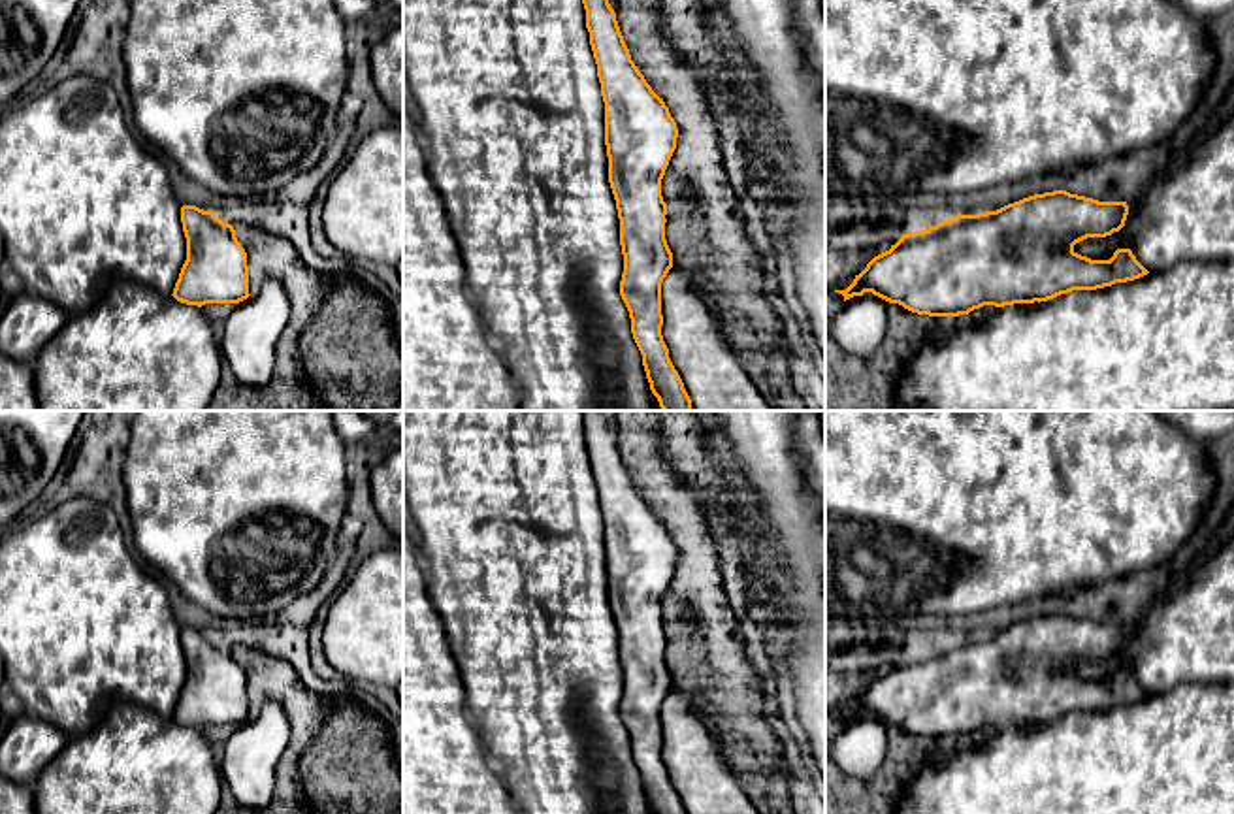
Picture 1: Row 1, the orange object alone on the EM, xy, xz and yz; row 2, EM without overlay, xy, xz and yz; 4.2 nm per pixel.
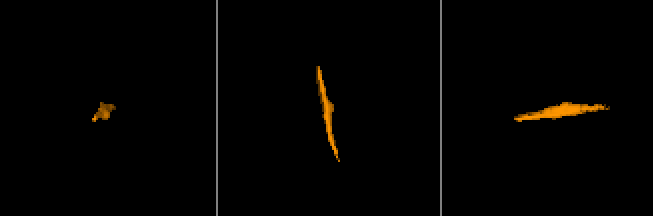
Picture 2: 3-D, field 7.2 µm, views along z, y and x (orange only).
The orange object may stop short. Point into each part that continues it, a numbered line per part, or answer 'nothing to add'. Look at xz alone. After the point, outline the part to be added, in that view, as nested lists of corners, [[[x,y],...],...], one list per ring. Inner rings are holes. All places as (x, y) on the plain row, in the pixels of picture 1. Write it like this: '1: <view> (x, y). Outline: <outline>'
nothing to add

